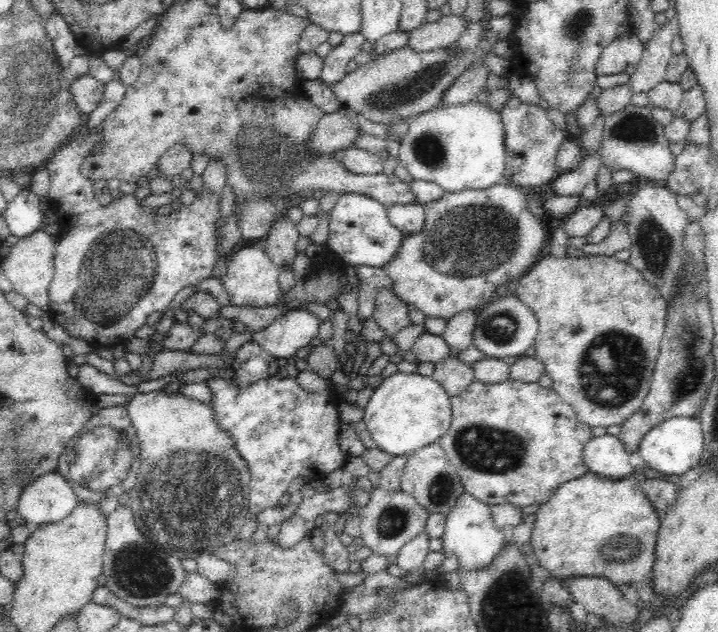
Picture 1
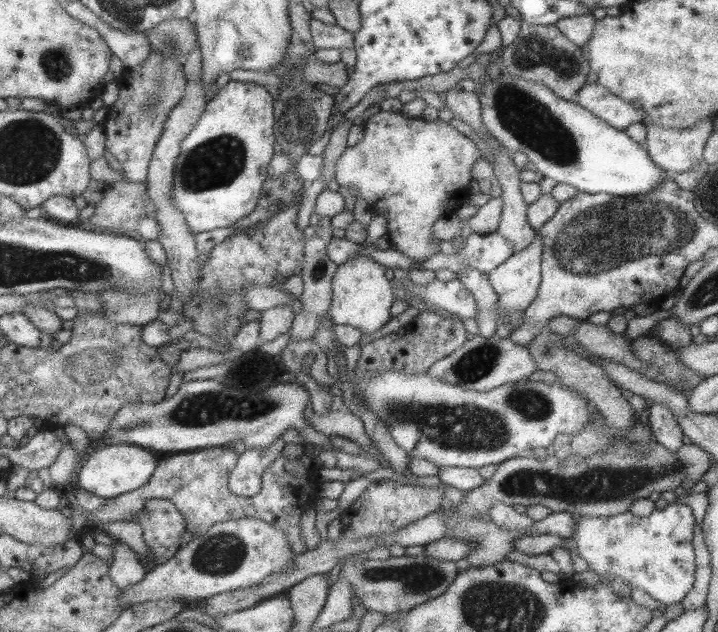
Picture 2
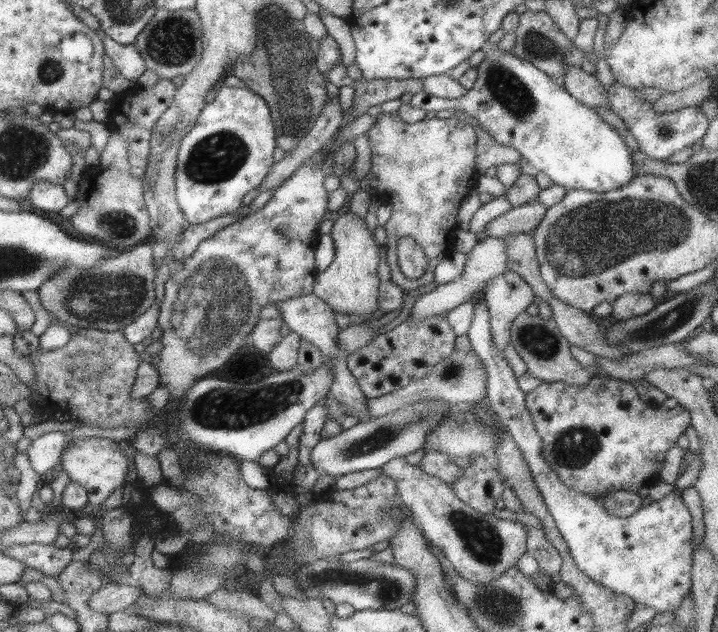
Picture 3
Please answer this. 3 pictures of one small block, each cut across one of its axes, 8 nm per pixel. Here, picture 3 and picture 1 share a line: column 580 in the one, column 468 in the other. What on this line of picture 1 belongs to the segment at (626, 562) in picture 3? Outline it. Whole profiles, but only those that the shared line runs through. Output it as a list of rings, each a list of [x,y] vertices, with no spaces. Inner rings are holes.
[[[463,492],[456,500],[452,510],[445,515],[446,522],[441,536],[441,552],[446,557],[456,558],[458,570],[478,570],[492,564],[496,554],[504,548],[507,541],[512,541],[508,531],[499,529],[493,521],[490,504],[486,504],[471,494]]]

